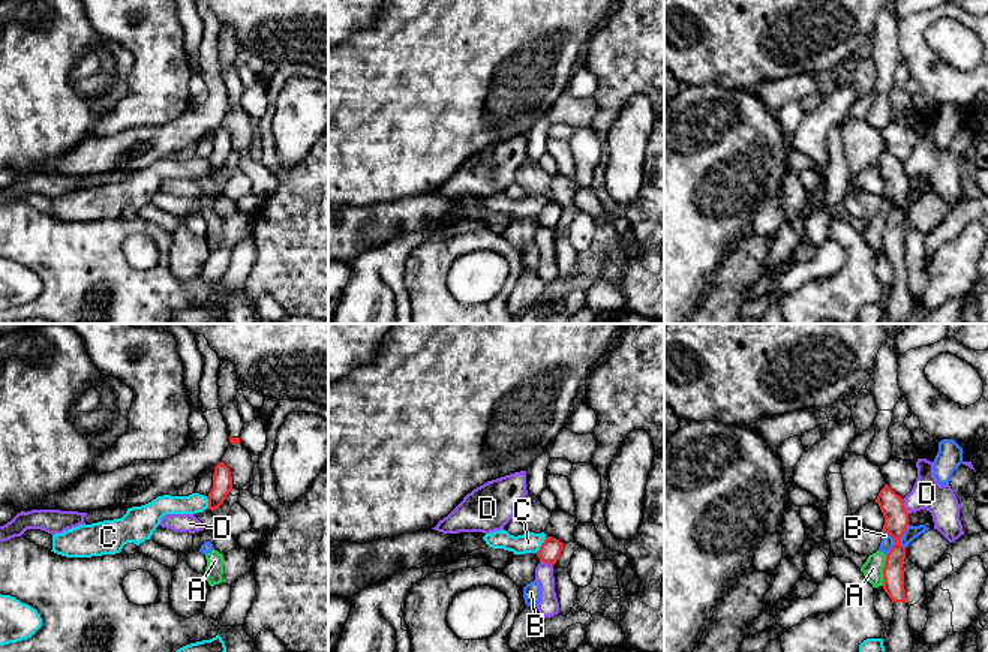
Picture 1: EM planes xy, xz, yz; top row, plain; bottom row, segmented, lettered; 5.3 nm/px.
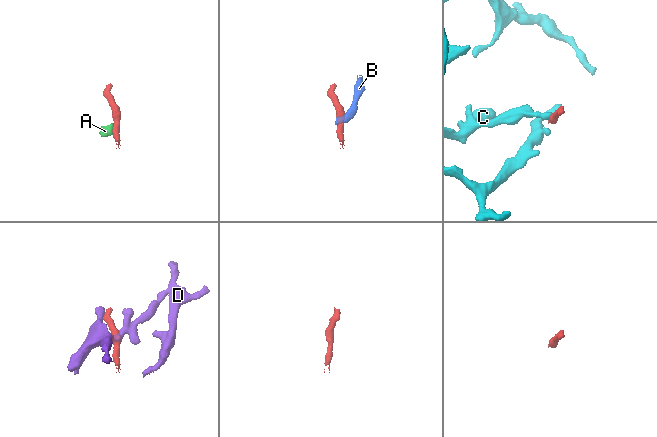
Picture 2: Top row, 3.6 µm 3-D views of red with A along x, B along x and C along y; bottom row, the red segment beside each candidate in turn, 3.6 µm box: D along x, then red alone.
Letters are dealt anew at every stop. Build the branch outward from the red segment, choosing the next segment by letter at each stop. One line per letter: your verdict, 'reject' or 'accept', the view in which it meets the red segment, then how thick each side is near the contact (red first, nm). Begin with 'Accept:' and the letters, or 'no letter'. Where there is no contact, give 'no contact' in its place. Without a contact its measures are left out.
Accept: no letter
A: reject; meets red in yz; 120 nm thick on the red side, 110 nm on the other
B: reject; meets red in yz; 130 nm thick on the red side, 70 nm on the other
C: reject; meets red in xz; 120 nm thick on the red side, 110 nm on the other
D: reject; meets red in yz; 130 nm thick on the red side, 170 nm on the other

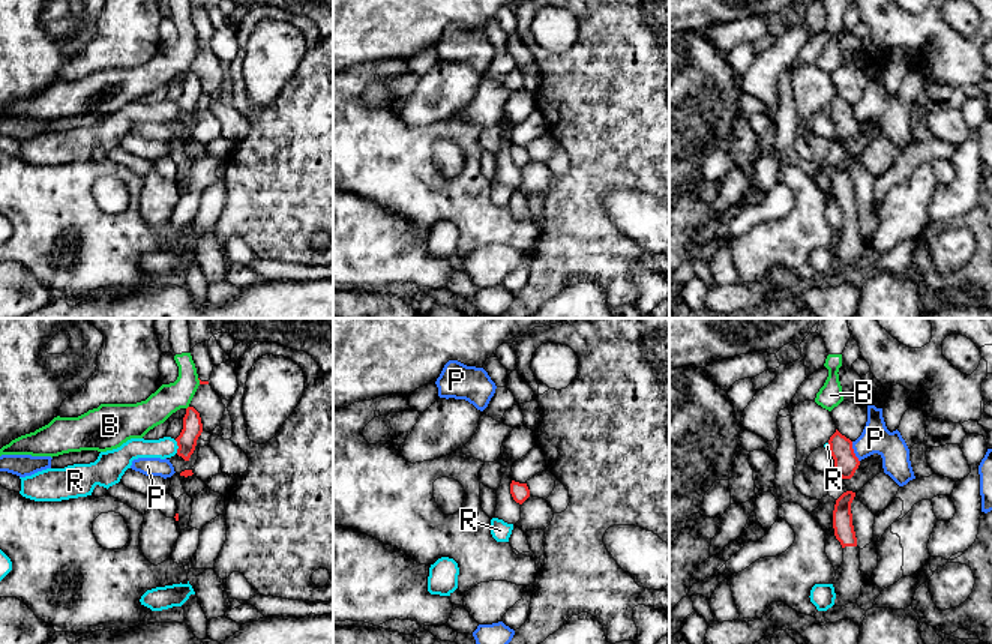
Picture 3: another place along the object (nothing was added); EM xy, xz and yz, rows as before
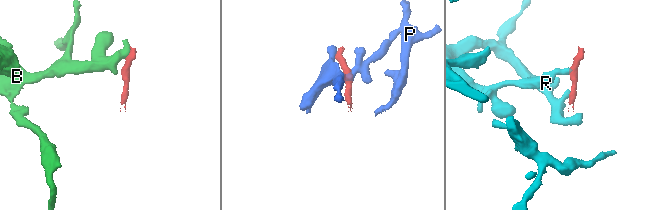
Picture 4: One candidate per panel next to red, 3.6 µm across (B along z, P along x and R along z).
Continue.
Accept: no letter
B: reject; meets red in xy; 20 nm thick on the red side, 160 nm on the other
P: reject; meets red in yz; 130 nm thick on the red side, 160 nm on the other
R: reject; meets red in xy; 110 nm thick on the red side, 110 nm on the other

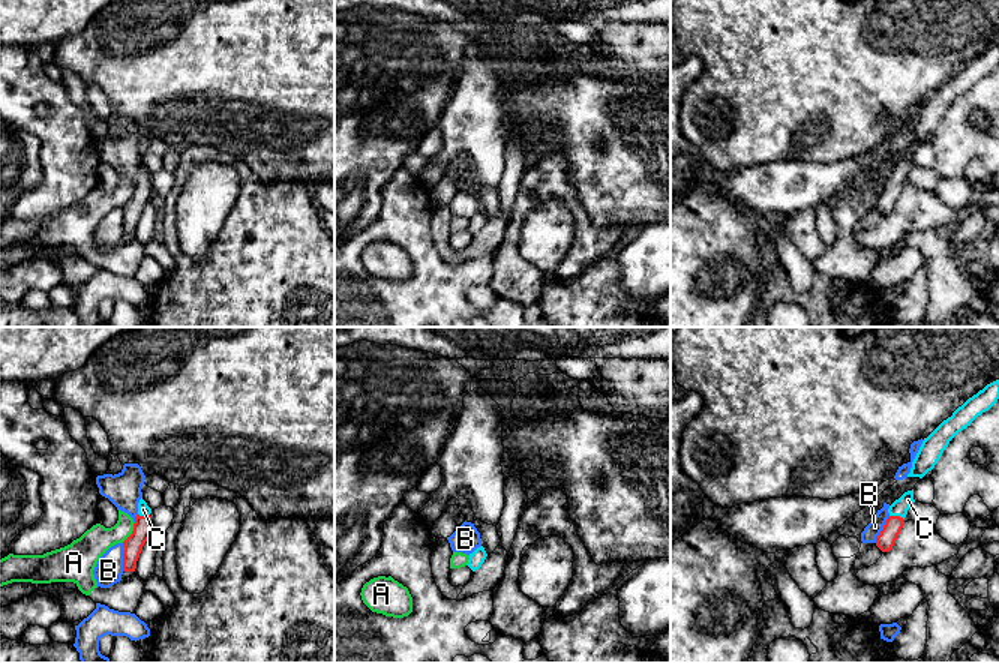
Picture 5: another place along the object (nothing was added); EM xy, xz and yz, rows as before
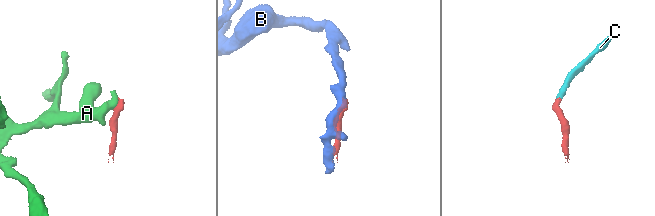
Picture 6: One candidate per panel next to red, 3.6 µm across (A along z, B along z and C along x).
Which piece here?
Accept: C
A: reject; meets red in xy; 110 nm thick on the red side, 160 nm on the other
B: reject; meets red in xy; 110 nm thick on the red side, 150 nm on the other
C: accept; meets red in yz; 100 nm thick on the red side, 90 nm on the other

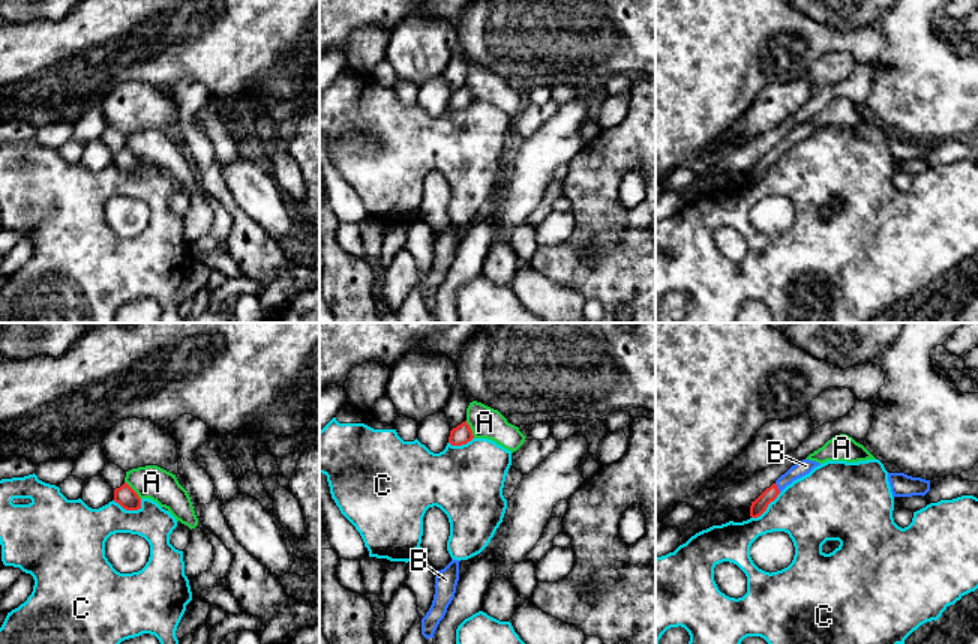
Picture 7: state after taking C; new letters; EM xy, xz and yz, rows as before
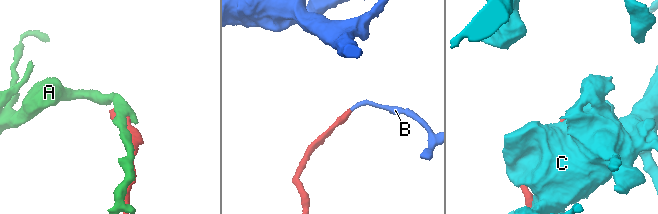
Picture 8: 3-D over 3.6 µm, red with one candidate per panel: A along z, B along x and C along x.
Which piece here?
Accept: B
A: reject; meets red in xy; 110 nm thick on the red side, 180 nm on the other
B: accept; meets red in yz; 80 nm thick on the red side, 80 nm on the other
C: reject; meets red in xy; 110 nm thick on the red side, 240 nm on the other

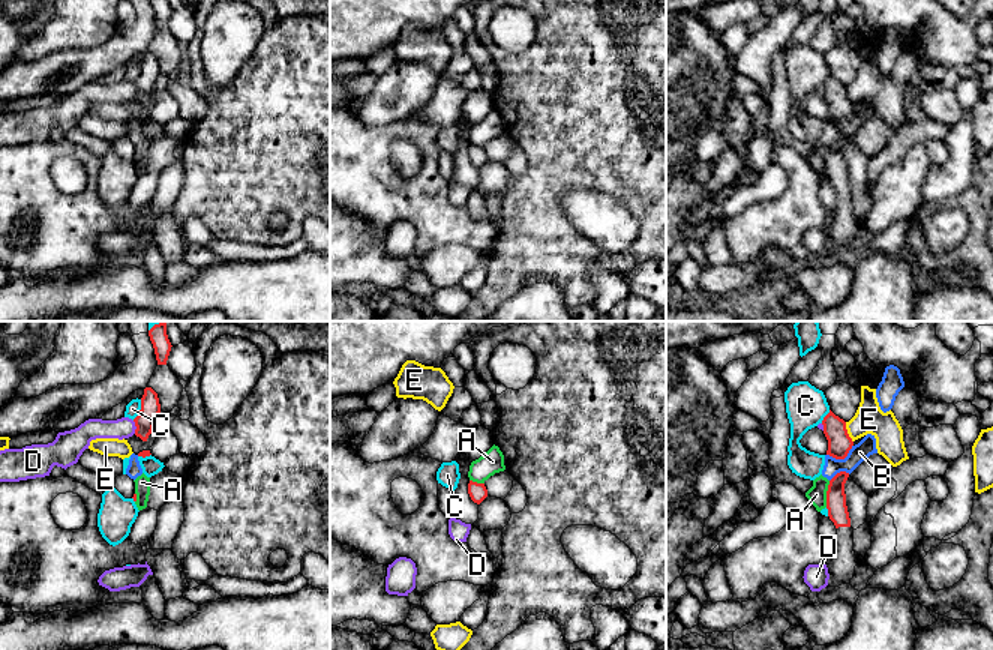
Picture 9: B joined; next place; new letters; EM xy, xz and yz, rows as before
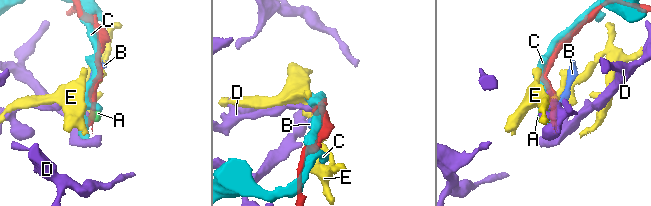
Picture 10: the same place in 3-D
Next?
Accept: no letter
A: reject; meets red in yz; 110 nm thick on the red side, 100 nm on the other
B: reject; meets red in yz; 130 nm thick on the red side, 100 nm on the other
C: reject; meets red in xy; 110 nm thick on the red side, 80 nm on the other
D: reject; meets red in xy; 110 nm thick on the red side, 110 nm on the other
E: reject; meets red in yz; 130 nm thick on the red side, 160 nm on the other

